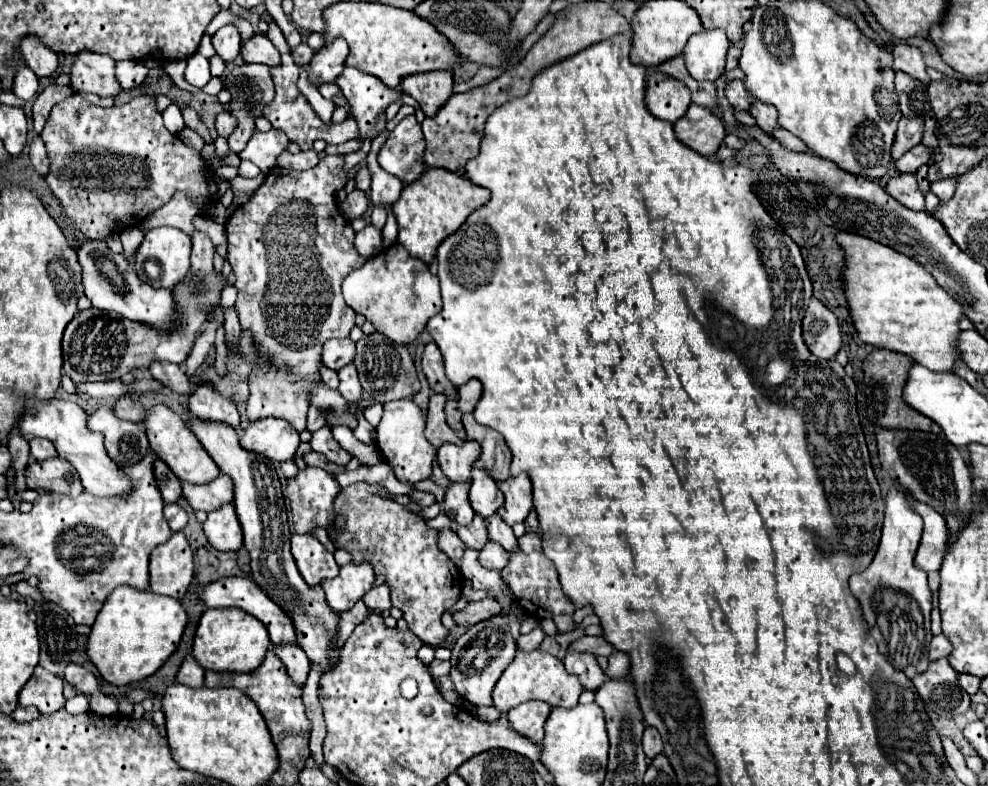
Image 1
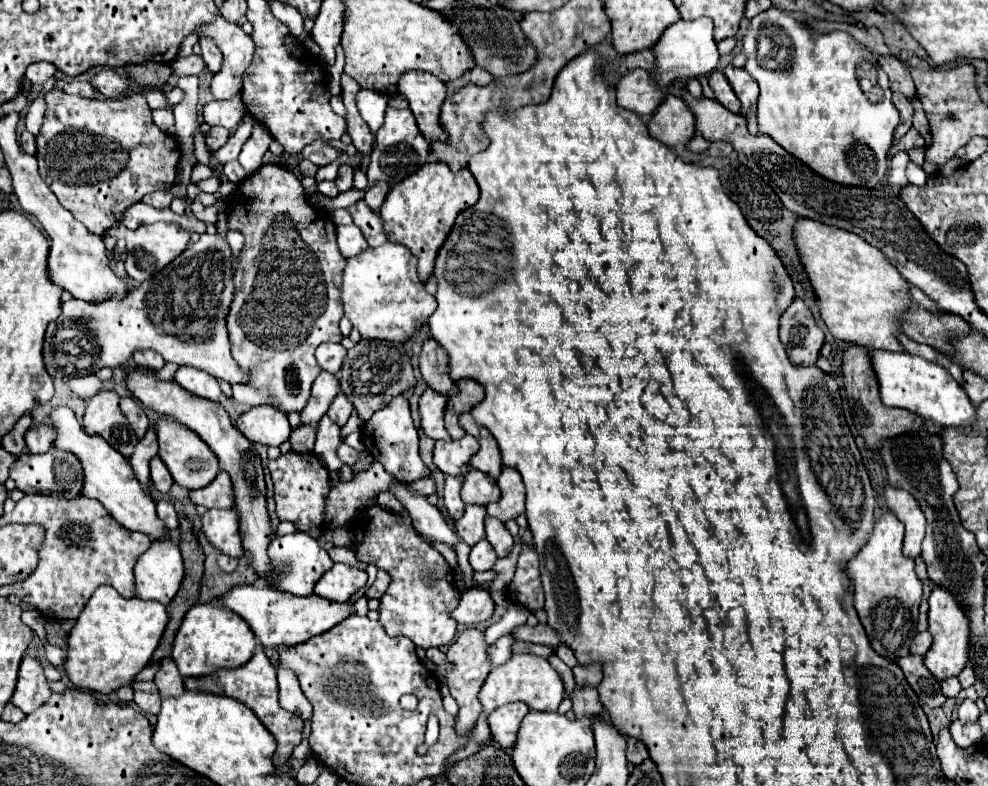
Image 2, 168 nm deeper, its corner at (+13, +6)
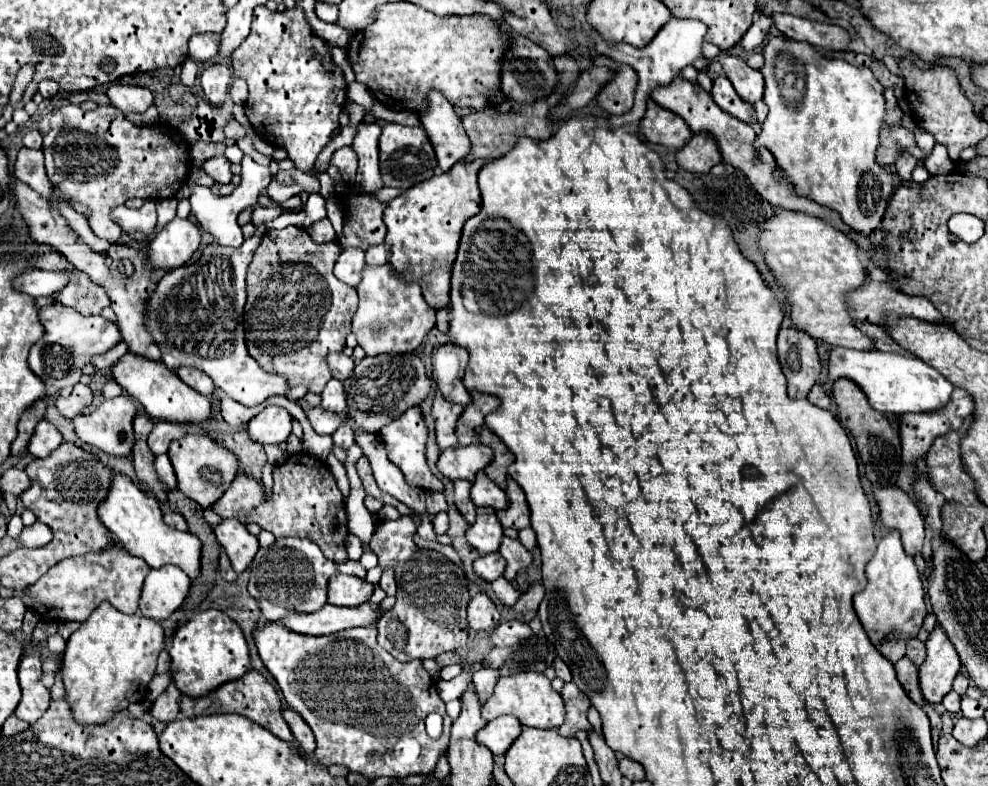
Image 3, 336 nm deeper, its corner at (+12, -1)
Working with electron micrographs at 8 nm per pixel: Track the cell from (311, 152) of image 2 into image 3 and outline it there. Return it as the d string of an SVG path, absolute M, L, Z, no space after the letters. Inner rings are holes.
M342 147L342 149L338 149L338 151L334 153L330 165L336 165L336 167L338 167L343 181L346 181L348 185L354 183L358 159L356 159L356 153L352 151L352 147Z

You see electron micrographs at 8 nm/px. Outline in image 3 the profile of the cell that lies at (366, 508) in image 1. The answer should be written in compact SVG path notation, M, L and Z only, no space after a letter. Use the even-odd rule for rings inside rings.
M401 516L396 521L382 521L376 525L370 547L378 555L380 567L392 567L396 571L396 605L382 615L376 623L378 627L378 643L390 651L398 661L406 663L412 659L436 659L446 651L456 651L468 643L468 623L466 623L466 605L470 601L468 593L468 579L466 573L454 565L448 557L438 551L426 551L416 547L412 541L416 523L409 516Z

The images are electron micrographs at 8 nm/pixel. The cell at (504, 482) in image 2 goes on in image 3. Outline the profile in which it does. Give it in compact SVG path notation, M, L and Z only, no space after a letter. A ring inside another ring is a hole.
M508 477L506 495L508 495L508 499L510 499L510 507L508 507L508 509L502 509L502 511L496 511L502 527L512 527L512 529L516 529L516 531L530 527L530 509L528 509L524 491L522 491L522 487L520 487L514 479L510 479L510 477Z

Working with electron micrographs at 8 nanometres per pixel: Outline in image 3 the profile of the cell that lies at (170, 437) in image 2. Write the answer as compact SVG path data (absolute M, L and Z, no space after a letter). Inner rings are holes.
M190 431L182 439L172 441L168 455L170 455L170 461L178 477L178 489L204 509L212 507L224 495L224 491L230 487L230 483L234 481L240 469L238 459L232 451L224 449L212 437L200 431Z

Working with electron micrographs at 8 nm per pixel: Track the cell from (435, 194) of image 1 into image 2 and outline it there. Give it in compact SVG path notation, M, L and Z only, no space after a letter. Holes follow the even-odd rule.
M443 162L423 164L423 168L407 176L407 180L391 186L379 210L385 234L391 242L407 246L411 254L419 260L417 270L421 282L425 282L431 276L437 250L443 244L449 230L453 228L457 214L463 212L467 206L473 206L477 198L479 198L479 186L469 168L463 168L457 174L453 174Z

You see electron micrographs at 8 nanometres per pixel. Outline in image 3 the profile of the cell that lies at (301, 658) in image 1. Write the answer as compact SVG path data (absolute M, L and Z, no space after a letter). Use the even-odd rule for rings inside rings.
M290 707L284 709L284 719L286 719L286 723L288 723L296 743L302 747L302 751L306 755L312 755L314 749L316 749L316 741L314 741L314 735L312 735L308 723L294 709L290 709Z

